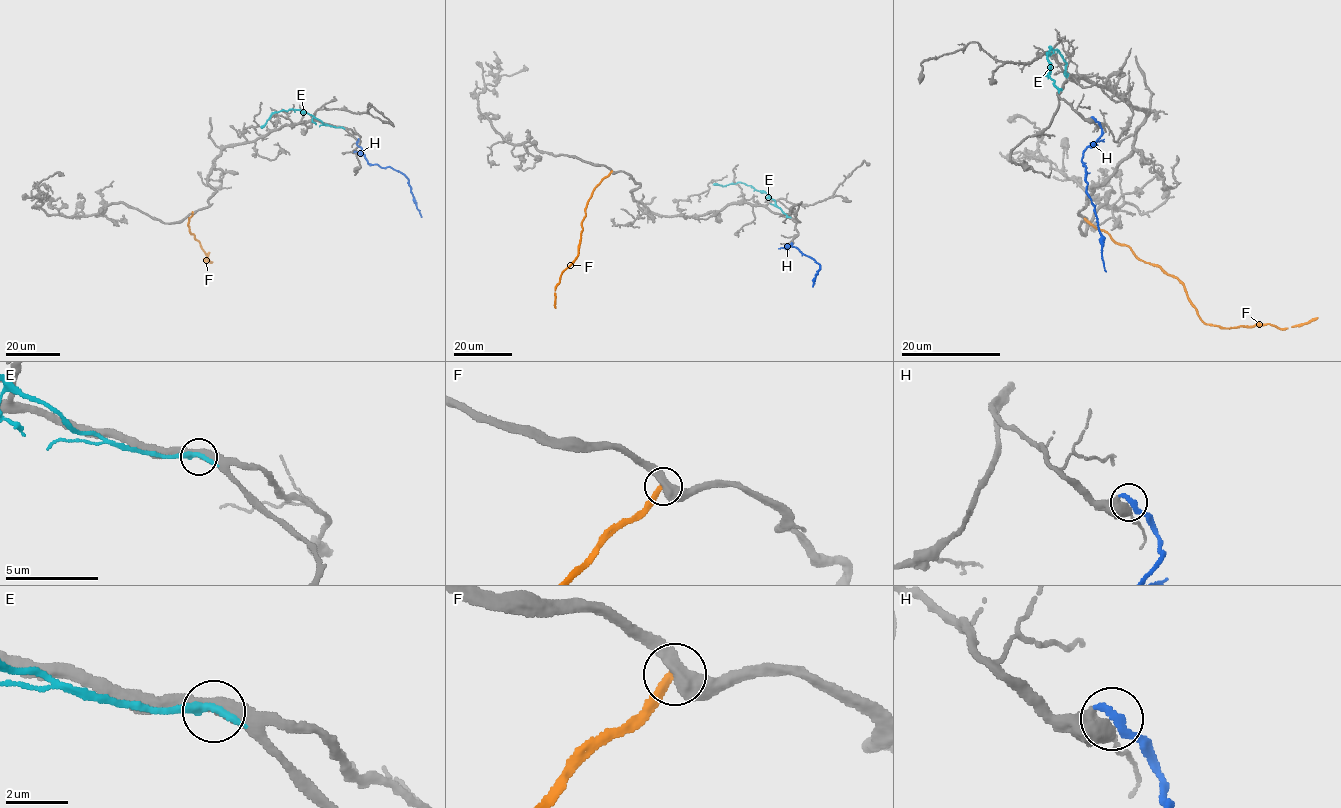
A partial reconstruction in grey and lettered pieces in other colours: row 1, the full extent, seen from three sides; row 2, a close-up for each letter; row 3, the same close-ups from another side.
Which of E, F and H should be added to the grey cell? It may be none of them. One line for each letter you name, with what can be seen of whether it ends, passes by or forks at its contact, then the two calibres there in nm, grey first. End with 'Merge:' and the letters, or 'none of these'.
H: it ends; calibres 550 and 300 nm
Merge: H

